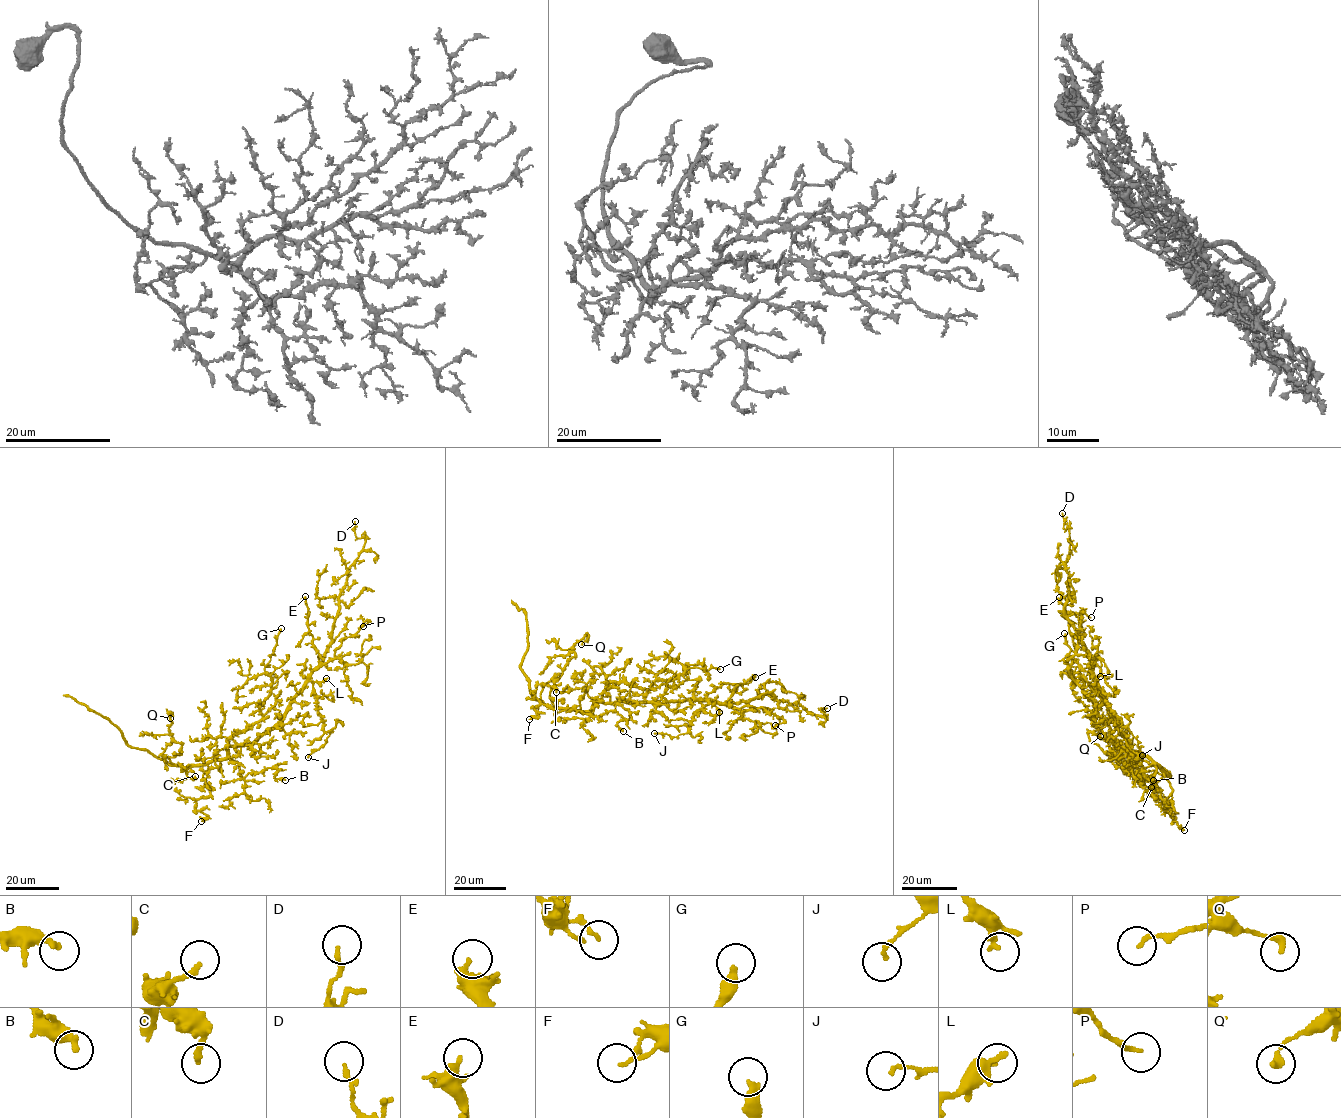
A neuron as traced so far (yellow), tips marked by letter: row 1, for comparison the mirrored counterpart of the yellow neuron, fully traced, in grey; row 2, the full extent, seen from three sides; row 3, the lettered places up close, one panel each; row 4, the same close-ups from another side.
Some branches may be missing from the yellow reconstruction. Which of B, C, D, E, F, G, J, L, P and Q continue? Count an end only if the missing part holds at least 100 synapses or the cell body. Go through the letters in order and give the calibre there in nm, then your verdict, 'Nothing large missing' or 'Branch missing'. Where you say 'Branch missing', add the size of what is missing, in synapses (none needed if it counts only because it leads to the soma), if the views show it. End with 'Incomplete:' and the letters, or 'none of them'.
B: Thickness 320 nm. Nothing large missing
C: Thickness 220 nm. Nothing large missing
D: Thickness 160 nm. Nothing large missing
E: Thickness 360 nm. Nothing large missing
F: Thickness 130 nm. Nothing large missing
G: Thickness 340 nm. Nothing large missing
J: Thickness 140 nm. Nothing large missing
L: Thickness 160 nm. Nothing large missing
P: Thickness 150 nm. Nothing large missing
Q: Thickness 280 nm. Nothing large missing
Incomplete: none of them

